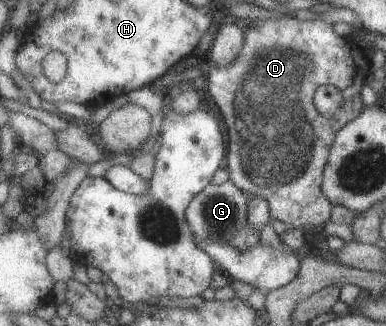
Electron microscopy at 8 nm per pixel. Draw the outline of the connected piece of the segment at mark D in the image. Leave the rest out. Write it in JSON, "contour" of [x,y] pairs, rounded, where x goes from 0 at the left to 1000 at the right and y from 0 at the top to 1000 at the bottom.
{"contour":[[[728,49],[720,58],[689,61],[655,55],[635,95],[635,110],[630,110],[630,147],[619,153],[614,178],[593,202],[562,202],[547,190],[547,178],[534,178],[536,206],[541,206],[536,276],[578,356],[578,374],[588,387],[588,423],[593,423],[593,451],[585,454],[578,512],[593,525],[593,552],[614,577],[640,589],[648,601],[676,601],[692,613],[702,675],[723,675],[738,690],[782,709],[832,693],[832,687],[842,690],[855,675],[863,638],[858,620],[837,601],[832,586],[834,537],[850,497],[858,448],[878,399],[909,368],[930,359],[930,350],[940,350],[940,337],[951,337],[953,325],[940,313],[935,282],[959,224],[956,181],[956,169],[948,169],[948,160],[904,113],[876,110],[865,95],[863,74],[829,58],[780,61],[759,49]]]}

